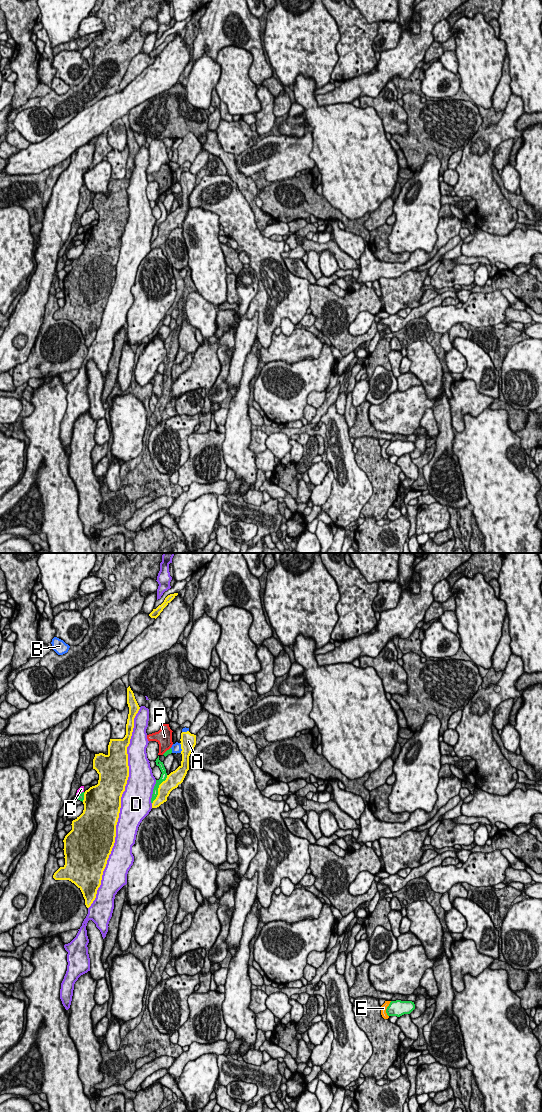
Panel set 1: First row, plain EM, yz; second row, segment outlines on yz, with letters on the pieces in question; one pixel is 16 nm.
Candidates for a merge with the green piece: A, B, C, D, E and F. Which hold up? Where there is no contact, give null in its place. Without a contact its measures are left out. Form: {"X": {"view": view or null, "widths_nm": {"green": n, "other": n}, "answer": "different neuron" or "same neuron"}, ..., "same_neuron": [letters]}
{"A": {"view": "yz", "widths_nm": {"green": 100, "other": 200}, "answer": "different neuron"}, "B": {"view": "yz", "widths_nm": {"green": 70, "other": 160}, "answer": "different neuron"}, "C": {"view": "yz", "widths_nm": {"green": 100, "other": 90}, "answer": "different neuron"}, "D": {"view": "yz", "widths_nm": {"green": 100, "other": 460}, "answer": "different neuron"}, "E": {"view": "yz", "widths_nm": {"green": 260, "other": 100}, "answer": "different neuron"}, "F": {"view": "yz", "widths_nm": {"green": 70, "other": 260}, "answer": "different neuron"}, "same_neuron": []}

